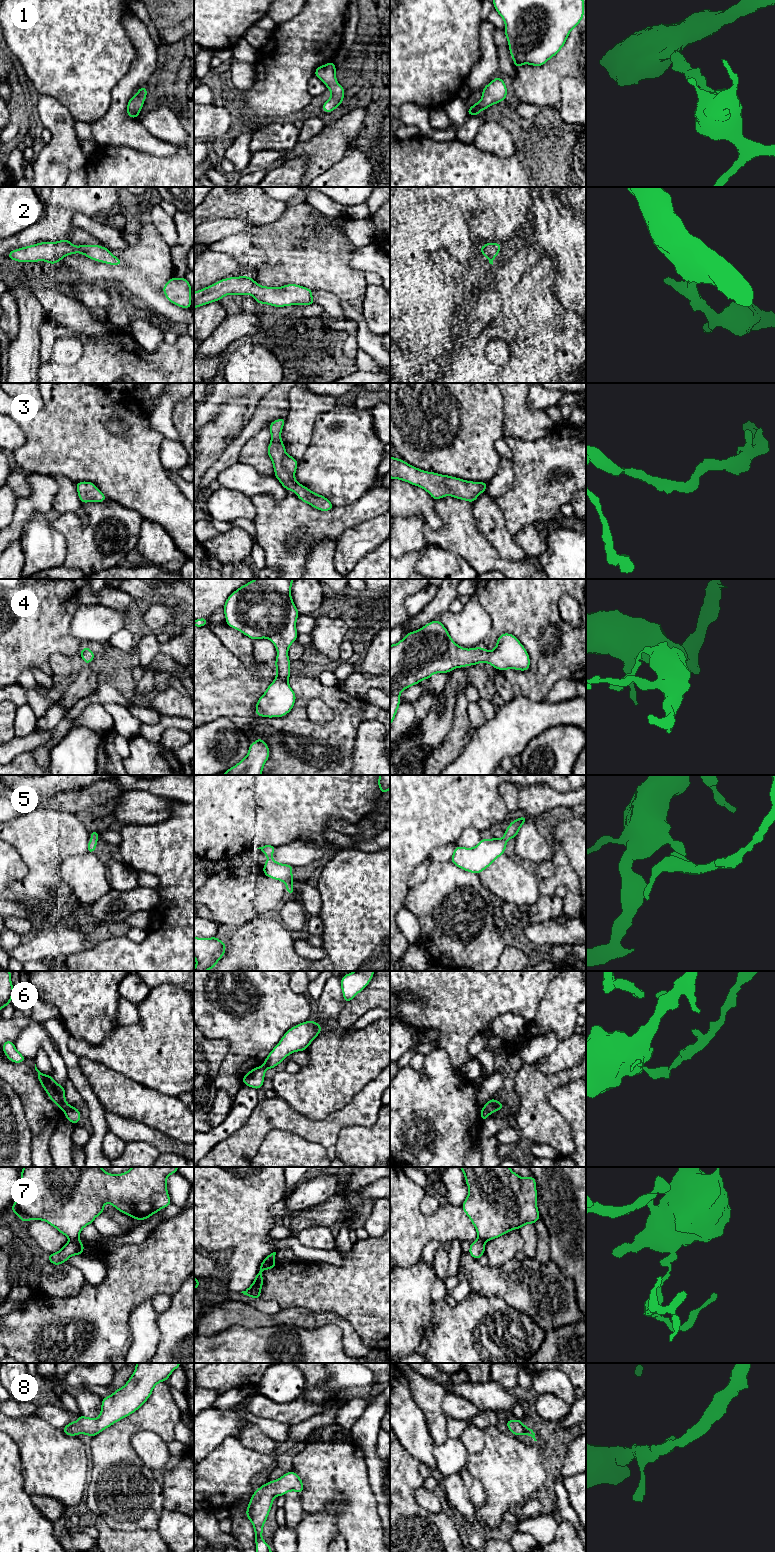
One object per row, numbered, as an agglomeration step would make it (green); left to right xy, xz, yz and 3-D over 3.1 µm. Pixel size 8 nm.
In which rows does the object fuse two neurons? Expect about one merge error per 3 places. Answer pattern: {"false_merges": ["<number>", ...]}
{"false_merges": ["6", "7"]}

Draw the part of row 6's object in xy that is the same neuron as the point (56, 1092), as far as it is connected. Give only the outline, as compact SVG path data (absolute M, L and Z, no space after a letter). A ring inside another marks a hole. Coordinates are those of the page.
M35 1064L35 1070L38 1072L38 1079L48 1094L49 1098L66 1113L70 1109L70 1105L65 1099L65 1088L59 1085L51 1075L41 1073Z

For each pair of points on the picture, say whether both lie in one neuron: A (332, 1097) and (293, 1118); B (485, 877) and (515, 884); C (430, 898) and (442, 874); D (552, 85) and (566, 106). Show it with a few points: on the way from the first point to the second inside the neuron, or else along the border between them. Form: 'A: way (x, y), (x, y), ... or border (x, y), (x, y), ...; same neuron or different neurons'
A: border (283, 1099), (296, 1111), (310, 1118), (325, 1118); different neurons
B: way (492, 877), (504, 877), (508, 880); same neuron
C: way (436, 892), (442, 886), (442, 880); same neuron
D: border (570, 76), (561, 83), (557, 107); different neurons

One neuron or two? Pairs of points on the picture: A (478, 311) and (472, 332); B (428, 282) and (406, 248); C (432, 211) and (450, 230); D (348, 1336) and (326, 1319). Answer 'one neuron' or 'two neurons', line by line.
A: two neurons
B: one neuron
C: two neurons
D: one neuron

